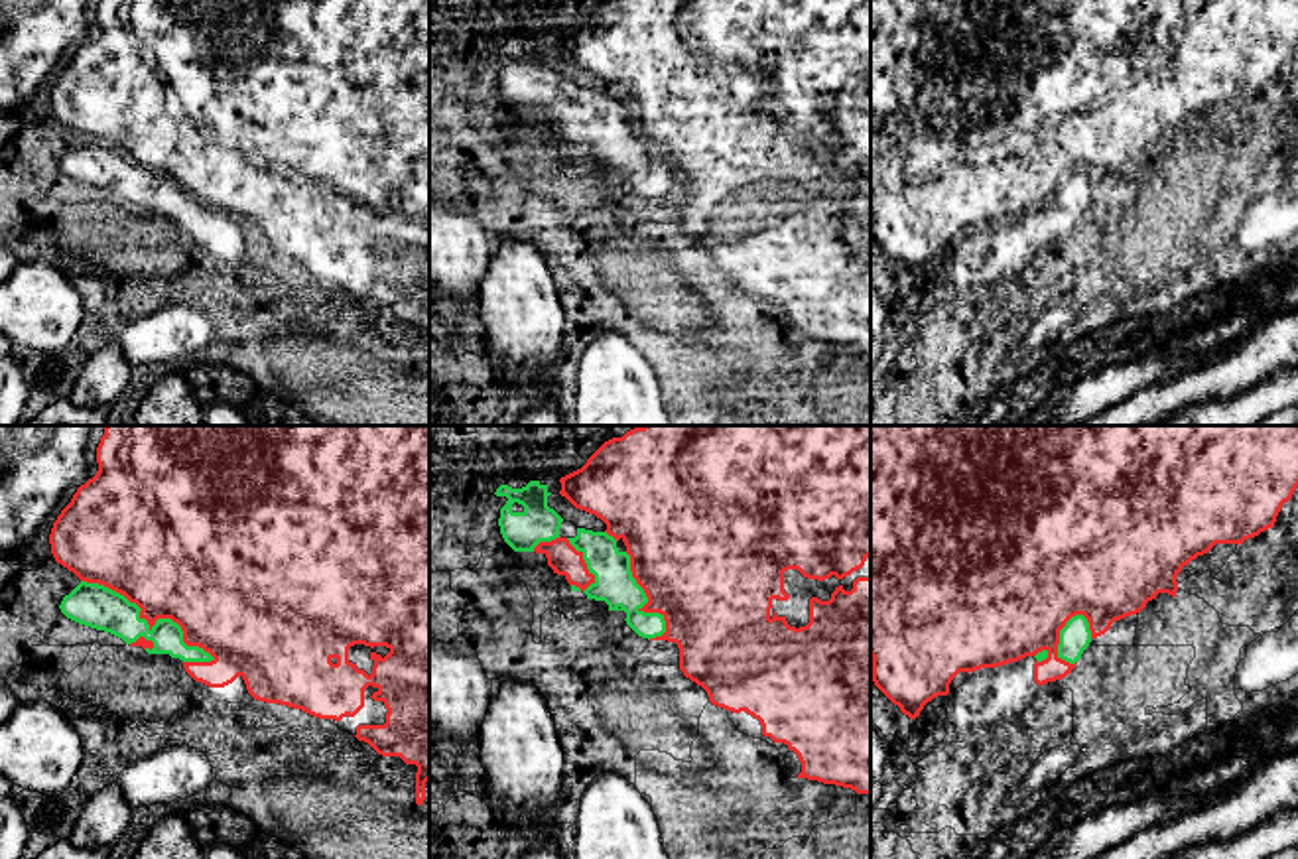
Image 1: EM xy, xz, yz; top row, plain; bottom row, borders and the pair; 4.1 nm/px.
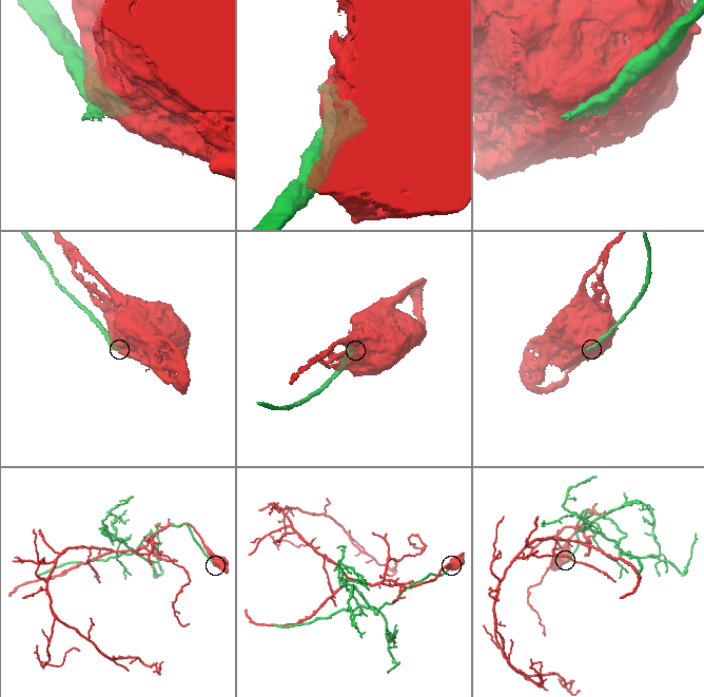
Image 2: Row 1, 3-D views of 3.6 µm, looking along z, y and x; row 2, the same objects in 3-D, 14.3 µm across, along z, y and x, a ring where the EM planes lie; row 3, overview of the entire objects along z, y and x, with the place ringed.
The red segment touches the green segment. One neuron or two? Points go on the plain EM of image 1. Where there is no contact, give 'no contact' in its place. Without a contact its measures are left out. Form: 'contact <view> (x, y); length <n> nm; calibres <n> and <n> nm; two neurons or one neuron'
contact xy (150, 184); length 650 nm; calibres 420 and 180 nm; two neurons

